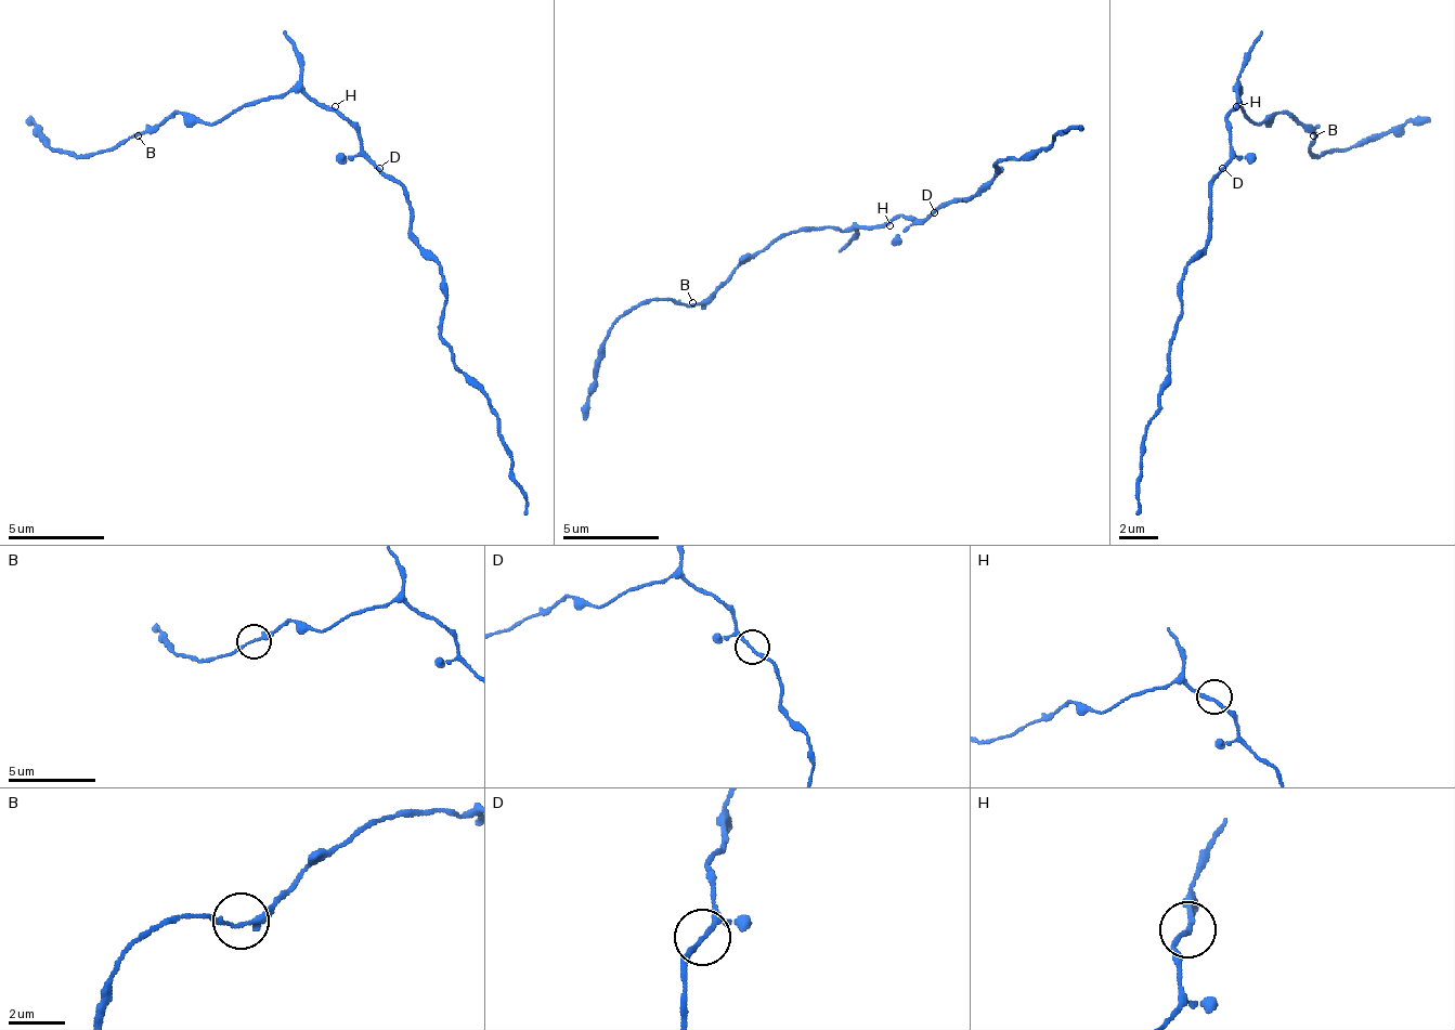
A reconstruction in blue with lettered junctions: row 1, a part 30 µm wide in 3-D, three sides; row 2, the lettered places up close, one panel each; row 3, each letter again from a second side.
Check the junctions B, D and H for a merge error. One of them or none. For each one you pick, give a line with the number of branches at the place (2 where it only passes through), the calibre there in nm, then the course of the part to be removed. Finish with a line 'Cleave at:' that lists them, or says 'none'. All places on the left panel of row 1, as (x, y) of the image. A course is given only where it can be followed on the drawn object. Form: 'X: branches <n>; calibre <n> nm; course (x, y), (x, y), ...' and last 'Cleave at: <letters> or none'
Cleave at: none

